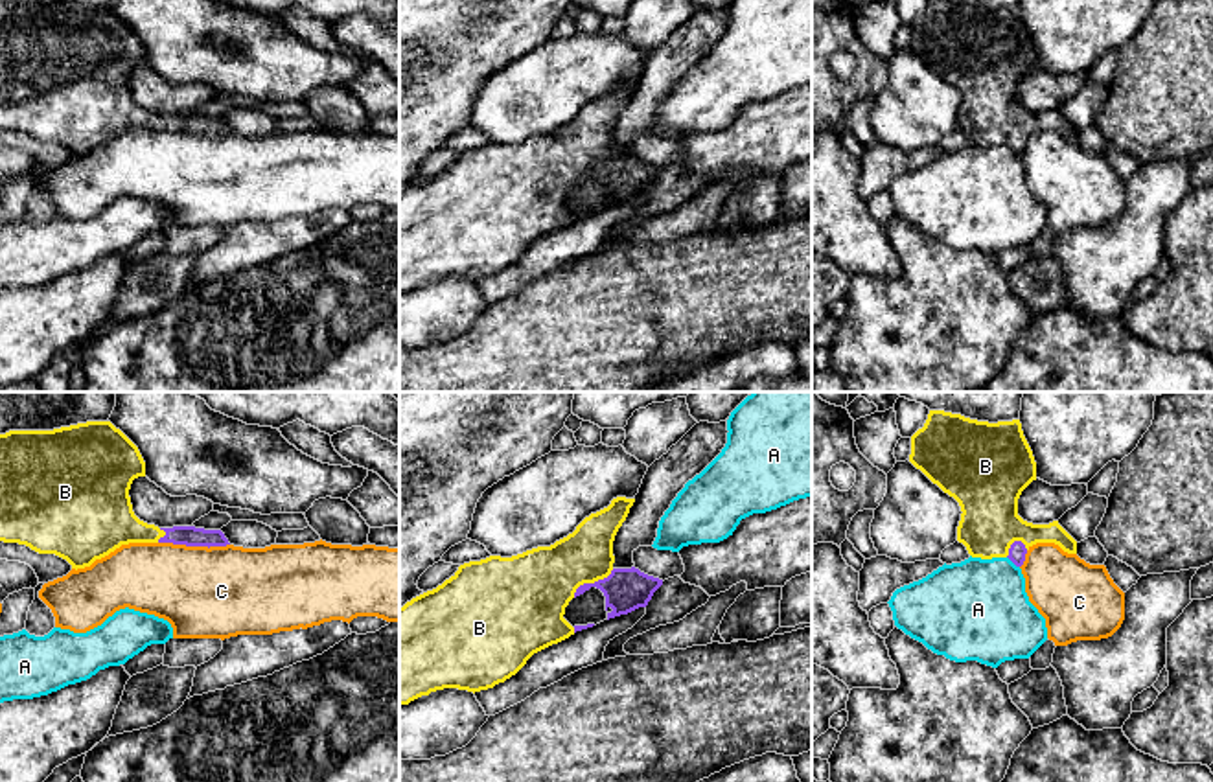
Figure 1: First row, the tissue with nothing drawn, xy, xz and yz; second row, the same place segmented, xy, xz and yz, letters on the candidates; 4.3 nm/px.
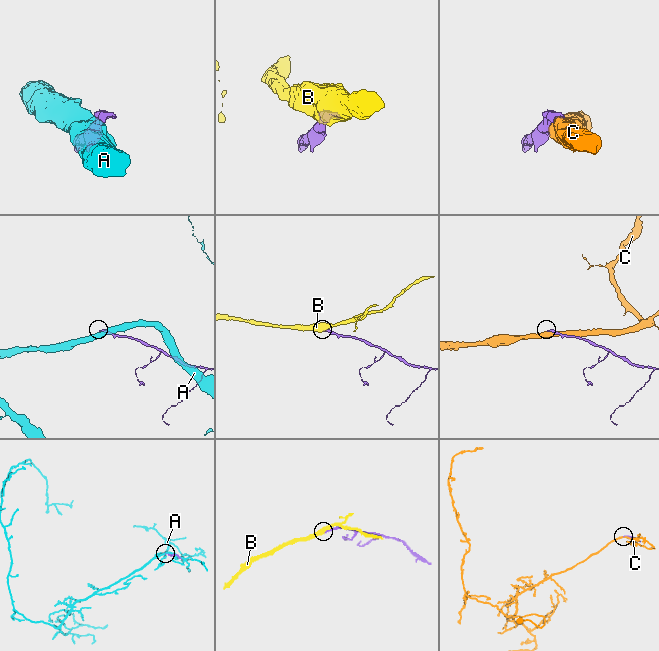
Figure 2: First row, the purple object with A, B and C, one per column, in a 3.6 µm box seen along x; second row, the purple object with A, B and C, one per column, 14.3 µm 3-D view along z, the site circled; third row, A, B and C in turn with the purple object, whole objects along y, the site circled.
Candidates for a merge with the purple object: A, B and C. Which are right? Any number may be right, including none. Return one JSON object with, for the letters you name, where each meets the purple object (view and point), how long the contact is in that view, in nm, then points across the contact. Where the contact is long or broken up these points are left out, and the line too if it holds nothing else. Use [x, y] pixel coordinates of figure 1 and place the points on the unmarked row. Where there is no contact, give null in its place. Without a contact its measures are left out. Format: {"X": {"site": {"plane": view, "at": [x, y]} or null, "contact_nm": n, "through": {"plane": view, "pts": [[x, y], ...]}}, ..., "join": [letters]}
{"B": {"site": {"plane": "xz", "at": [591, 172]}, "contact_nm": 220, "through": {"plane": "xz", "pts": [[626, 177], [617, 172], [591, 172], [547, 172], [534, 175]]}}, "join": ["B"]}

